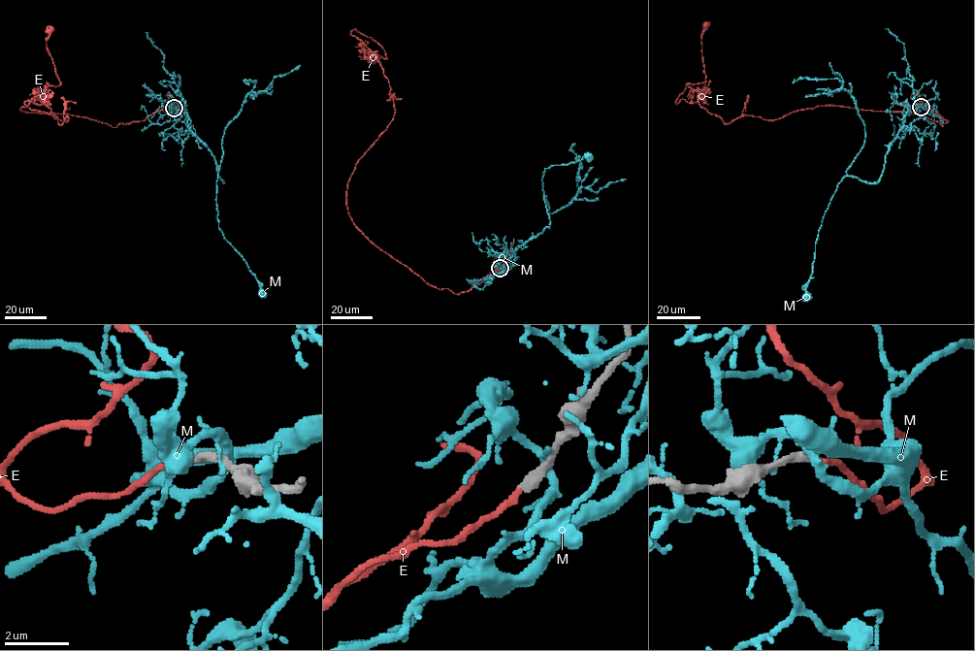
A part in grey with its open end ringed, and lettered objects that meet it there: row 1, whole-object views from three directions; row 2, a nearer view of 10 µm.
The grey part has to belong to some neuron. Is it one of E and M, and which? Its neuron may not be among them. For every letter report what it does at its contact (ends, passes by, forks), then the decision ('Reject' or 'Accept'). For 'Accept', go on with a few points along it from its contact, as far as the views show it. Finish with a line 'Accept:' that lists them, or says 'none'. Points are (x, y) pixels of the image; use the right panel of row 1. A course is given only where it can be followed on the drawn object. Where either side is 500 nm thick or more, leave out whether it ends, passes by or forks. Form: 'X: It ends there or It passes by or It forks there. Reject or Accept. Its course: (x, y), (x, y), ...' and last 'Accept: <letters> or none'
E: It ends there. Accept. Its course: (921, 107), (948, 121), (820, 105), (726, 123), (698, 103), (676, 104), (687, 83), (705, 81), (706, 25)
M: It passes by. Reject
Accept: E

